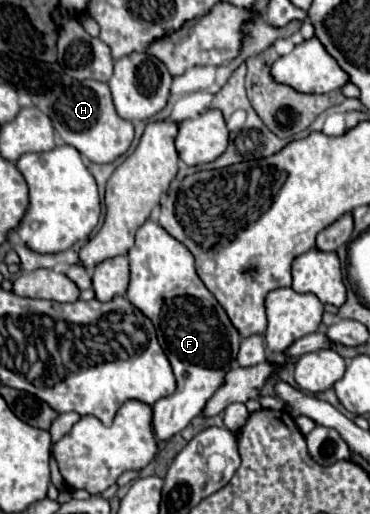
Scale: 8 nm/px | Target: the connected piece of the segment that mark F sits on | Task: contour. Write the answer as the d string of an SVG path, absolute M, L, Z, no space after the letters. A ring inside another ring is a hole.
M145 220L137 230L133 250L129 250L127 256L133 268L127 298L155 324L159 344L163 346L177 378L177 390L153 404L153 434L159 442L165 442L201 414L207 400L223 384L225 372L237 366L235 358L241 338L229 322L223 306L197 276L193 254L161 224Z

